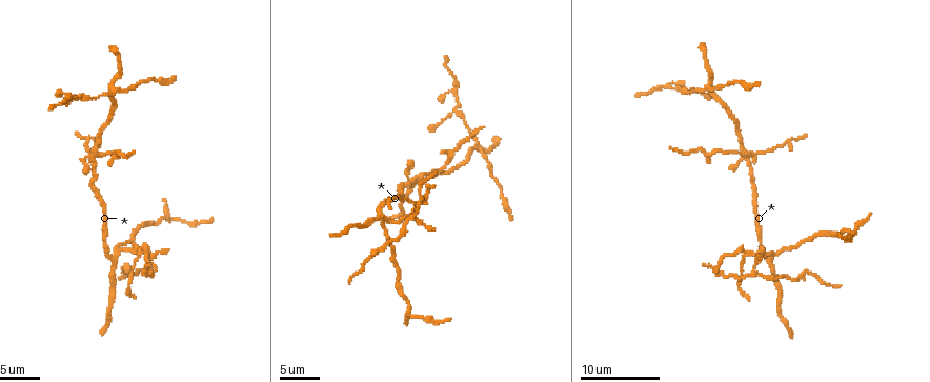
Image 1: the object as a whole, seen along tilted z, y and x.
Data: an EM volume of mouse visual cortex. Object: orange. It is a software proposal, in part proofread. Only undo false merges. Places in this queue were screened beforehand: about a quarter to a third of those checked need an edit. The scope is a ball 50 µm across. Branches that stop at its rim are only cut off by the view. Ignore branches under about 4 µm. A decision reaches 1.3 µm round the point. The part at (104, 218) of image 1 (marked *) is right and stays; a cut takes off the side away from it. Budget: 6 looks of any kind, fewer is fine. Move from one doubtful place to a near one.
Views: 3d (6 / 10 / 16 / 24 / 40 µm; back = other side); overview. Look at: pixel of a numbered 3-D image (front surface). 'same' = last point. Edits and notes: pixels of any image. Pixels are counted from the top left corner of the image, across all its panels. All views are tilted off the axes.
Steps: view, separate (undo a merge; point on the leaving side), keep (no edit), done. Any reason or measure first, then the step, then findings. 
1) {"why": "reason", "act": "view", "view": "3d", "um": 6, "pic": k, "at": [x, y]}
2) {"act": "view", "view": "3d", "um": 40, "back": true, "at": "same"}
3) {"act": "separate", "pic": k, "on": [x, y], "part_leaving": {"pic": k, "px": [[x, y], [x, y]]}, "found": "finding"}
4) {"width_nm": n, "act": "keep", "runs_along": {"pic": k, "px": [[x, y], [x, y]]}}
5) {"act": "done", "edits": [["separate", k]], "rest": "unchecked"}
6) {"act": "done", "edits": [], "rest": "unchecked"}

{"why": "a fork", "act": "view", "view": "3d", "um": 6, "pic": 1, "at": [754, 254]}

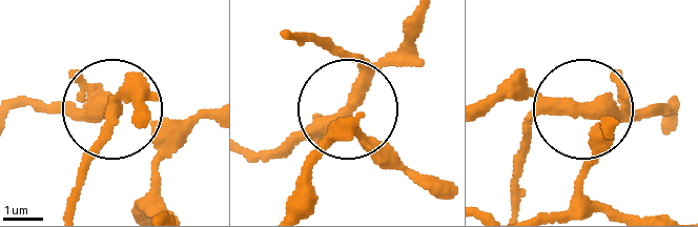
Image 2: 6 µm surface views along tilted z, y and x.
{"width_nm": 280, "act": "keep", "found": "continuous, no second neuron"}

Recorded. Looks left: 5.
{"act": "view", "view": "3d", "um": 10, "pic": 1, "at": [747, 155]}

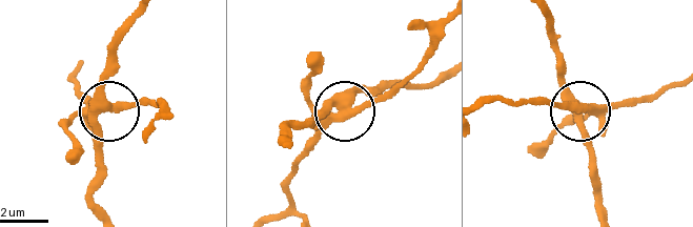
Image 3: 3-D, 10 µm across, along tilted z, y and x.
{"act": "separate", "pic": 3, "on": [135, 105], "part_leaving": {"pic": 3, "px": [[110, 108], [160, 107]]}, "found": "a second neuron is stuck on"}

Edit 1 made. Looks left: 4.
{"act": "view", "view": "overview"}

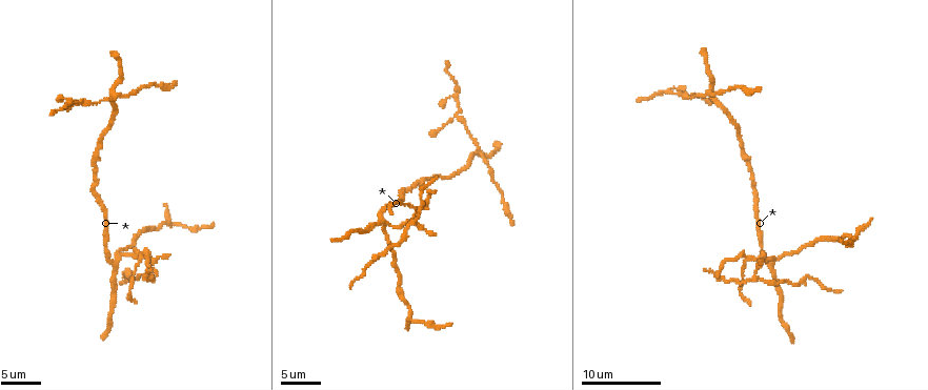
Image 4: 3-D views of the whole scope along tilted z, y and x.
{"why": "two arms in line, one across", "act": "view", "view": "3d", "um": 16, "pic": 4, "at": [116, 97]}

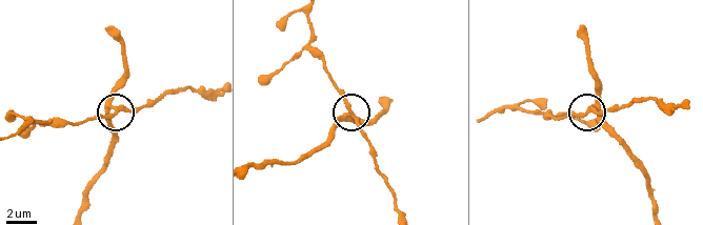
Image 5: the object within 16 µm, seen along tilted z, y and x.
{"act": "view", "view": "3d", "um": 16, "back": true, "pic": 5, "at": [116, 113]}

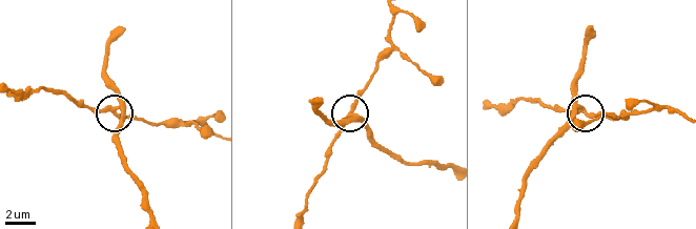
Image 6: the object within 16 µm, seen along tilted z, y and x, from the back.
{"act": "separate", "pic": 6, "on": [360, 96], "part_leaving": {"pic": 6, "px": [[578, 107], [611, 119], [655, 107], [669, 106], [686, 113]]}, "found": "a second neuron is stuck on"}

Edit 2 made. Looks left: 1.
{"act": "done", "edits": [["separate", 3], ["separate", 6]], "rest": "unchecked"}

